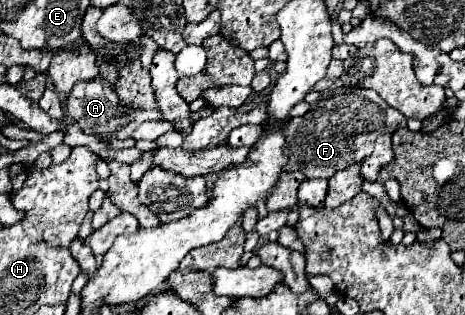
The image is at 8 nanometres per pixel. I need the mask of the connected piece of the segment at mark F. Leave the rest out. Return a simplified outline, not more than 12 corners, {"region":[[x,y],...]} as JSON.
{"region":[[334,87],[282,133],[286,171],[330,179],[406,117]]}

